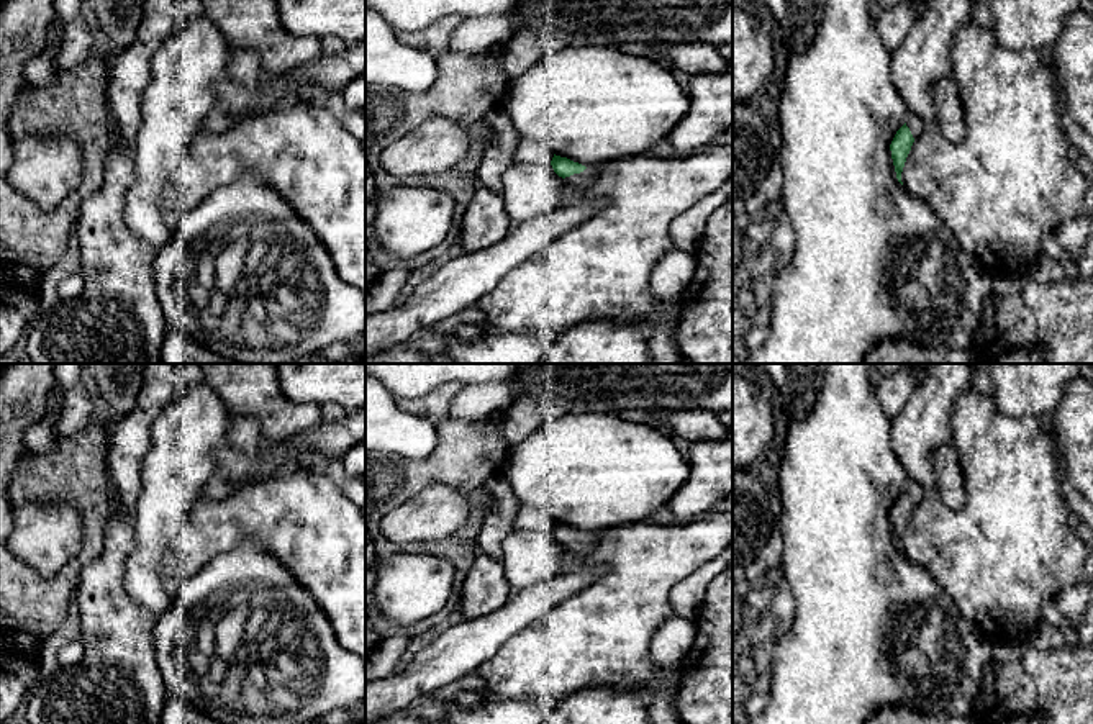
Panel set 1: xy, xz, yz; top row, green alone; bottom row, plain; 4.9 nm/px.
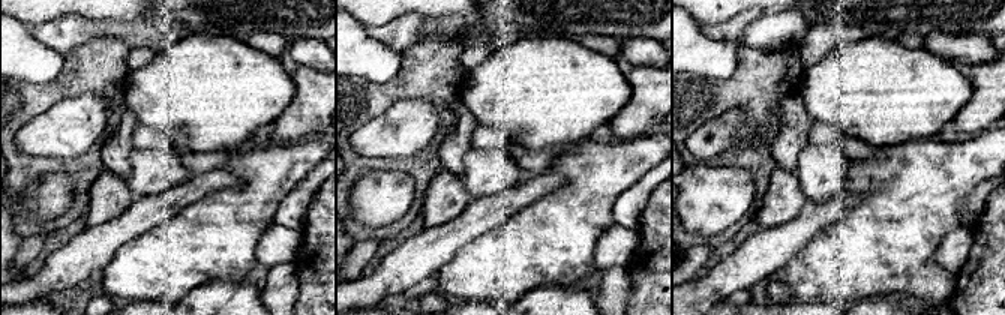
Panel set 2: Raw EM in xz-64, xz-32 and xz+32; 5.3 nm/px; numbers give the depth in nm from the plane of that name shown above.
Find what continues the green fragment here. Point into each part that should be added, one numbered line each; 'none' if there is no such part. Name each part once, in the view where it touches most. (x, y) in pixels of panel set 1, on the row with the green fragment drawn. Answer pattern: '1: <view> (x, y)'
1: xz (584, 179)

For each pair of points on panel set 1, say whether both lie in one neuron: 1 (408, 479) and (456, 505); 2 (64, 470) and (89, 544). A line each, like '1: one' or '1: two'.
1: two
2: one

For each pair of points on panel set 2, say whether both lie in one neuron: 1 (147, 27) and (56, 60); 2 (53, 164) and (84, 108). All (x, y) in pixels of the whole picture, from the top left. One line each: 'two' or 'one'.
1: two
2: two

